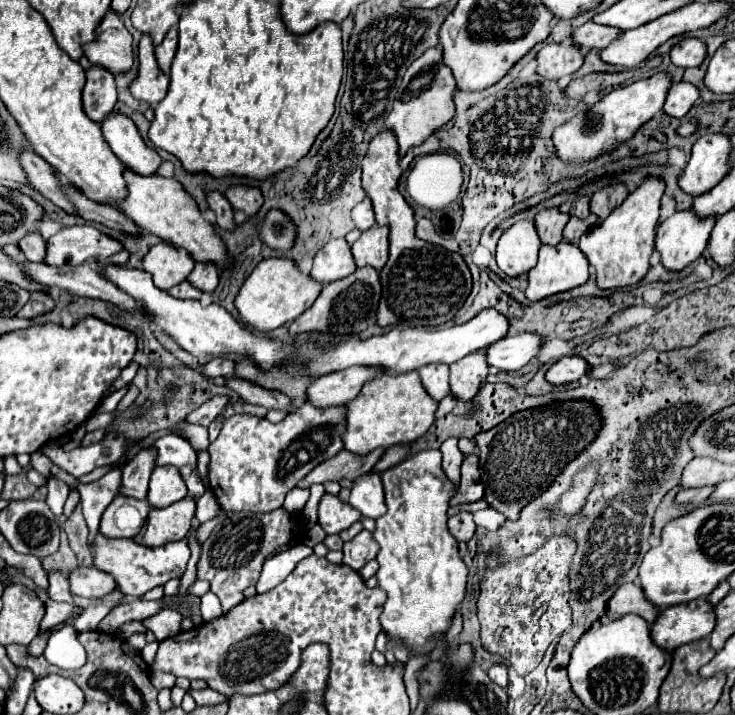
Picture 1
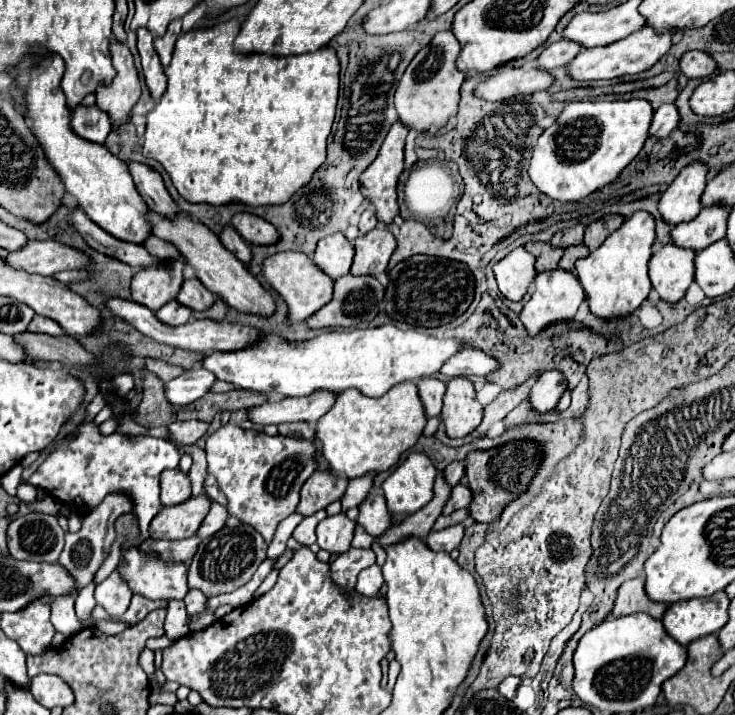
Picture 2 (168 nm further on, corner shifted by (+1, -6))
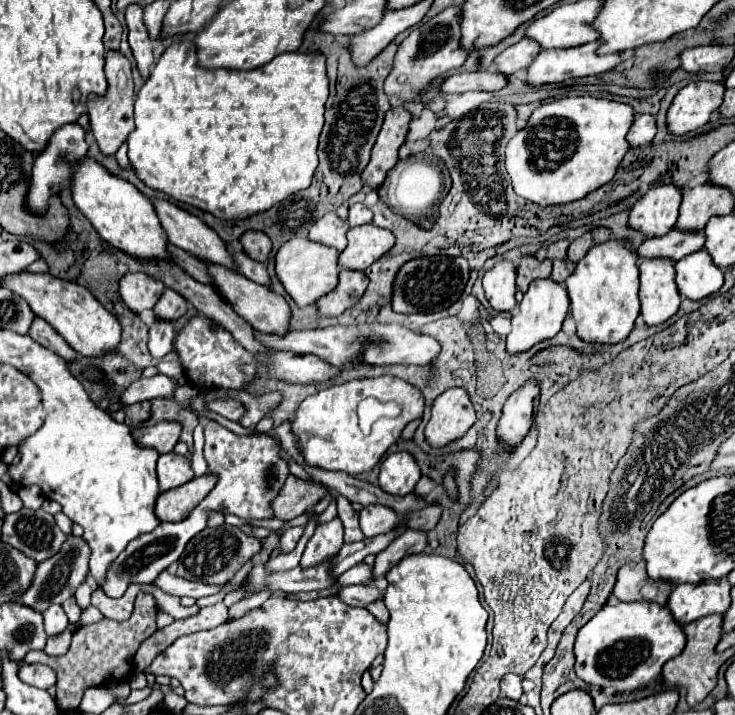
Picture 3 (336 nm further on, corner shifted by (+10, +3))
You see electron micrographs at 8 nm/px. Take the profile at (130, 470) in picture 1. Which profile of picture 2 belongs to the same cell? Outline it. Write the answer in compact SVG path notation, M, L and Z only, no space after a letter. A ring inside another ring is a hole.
M119 493L107 495L103 499L103 503L93 513L83 517L83 527L79 533L67 533L65 535L65 547L63 547L63 553L59 557L59 565L65 571L69 571L69 575L75 579L75 591L73 593L79 593L83 587L87 587L93 581L97 569L101 567L101 563L109 555L111 545L115 541L115 527L113 527L115 519L123 513L129 513L129 511L131 511L131 499L129 497L119 495Z

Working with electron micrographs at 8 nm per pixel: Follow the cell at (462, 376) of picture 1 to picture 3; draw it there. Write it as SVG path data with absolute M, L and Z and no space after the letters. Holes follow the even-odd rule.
M448 388L432 404L432 418L426 426L426 440L430 446L446 446L448 442L466 434L476 422L476 410L462 388Z

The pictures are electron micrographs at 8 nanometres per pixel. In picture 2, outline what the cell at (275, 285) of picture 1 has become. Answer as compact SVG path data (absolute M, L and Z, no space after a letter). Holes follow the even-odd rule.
M287 251L287 253L275 253L265 259L263 263L263 275L269 281L269 285L285 299L289 305L289 321L299 323L309 319L311 313L317 313L323 305L327 305L333 297L333 279L325 275L317 265L299 251Z

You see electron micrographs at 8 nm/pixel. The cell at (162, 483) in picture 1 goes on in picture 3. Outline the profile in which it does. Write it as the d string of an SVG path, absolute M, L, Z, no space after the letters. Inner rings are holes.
M174 452L162 454L158 458L156 472L158 472L158 484L162 492L178 488L194 478L190 468L190 456L178 456Z

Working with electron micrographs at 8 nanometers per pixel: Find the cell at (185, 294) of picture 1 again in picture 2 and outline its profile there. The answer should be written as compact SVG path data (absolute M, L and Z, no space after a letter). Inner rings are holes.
M169 301L167 305L163 305L159 311L157 311L157 317L161 319L161 323L167 323L171 327L177 327L177 325L183 325L189 321L191 317L191 309L179 305L177 301Z

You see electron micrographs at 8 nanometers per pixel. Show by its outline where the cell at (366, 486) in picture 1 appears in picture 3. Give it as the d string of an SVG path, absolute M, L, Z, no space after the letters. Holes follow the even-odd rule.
M364 506L360 510L360 528L364 536L374 536L374 534L384 534L386 530L394 530L394 526L400 524L398 514L386 506Z

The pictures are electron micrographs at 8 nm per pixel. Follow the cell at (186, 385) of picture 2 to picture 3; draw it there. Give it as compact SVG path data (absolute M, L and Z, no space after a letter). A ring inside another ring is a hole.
M156 374L152 378L140 378L128 386L120 394L120 402L124 404L134 404L142 400L154 400L154 398L172 398L178 388L178 380L166 376L166 374Z

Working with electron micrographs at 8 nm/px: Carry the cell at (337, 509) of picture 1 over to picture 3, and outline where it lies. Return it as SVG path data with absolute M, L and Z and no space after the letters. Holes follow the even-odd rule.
M338 516L326 524L318 524L312 538L306 544L300 566L314 566L322 562L322 558L338 554L342 544L342 520Z

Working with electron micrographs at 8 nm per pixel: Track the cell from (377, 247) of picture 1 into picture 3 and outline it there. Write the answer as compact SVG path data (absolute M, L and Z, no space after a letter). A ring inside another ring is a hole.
M362 224L348 230L348 246L338 258L340 268L366 270L394 246L394 234L376 224Z

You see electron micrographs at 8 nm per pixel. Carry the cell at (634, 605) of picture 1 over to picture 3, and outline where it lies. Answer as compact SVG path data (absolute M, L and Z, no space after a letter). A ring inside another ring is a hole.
M628 562L618 570L612 596L616 596L622 602L646 600L646 602L656 602L664 606L670 592L672 592L670 584L654 582L652 578L648 578L644 562Z

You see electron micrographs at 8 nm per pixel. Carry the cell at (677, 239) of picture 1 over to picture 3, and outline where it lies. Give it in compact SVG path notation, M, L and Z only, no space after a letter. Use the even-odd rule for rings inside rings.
M642 258L640 270L640 314L646 324L662 324L676 314L680 294L676 286L676 268L670 258Z

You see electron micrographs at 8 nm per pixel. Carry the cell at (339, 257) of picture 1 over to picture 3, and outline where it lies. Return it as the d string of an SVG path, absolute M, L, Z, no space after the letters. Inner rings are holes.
M330 212L322 216L318 222L314 222L308 238L312 242L318 242L342 252L346 248L346 232L348 232L346 224L334 212Z

